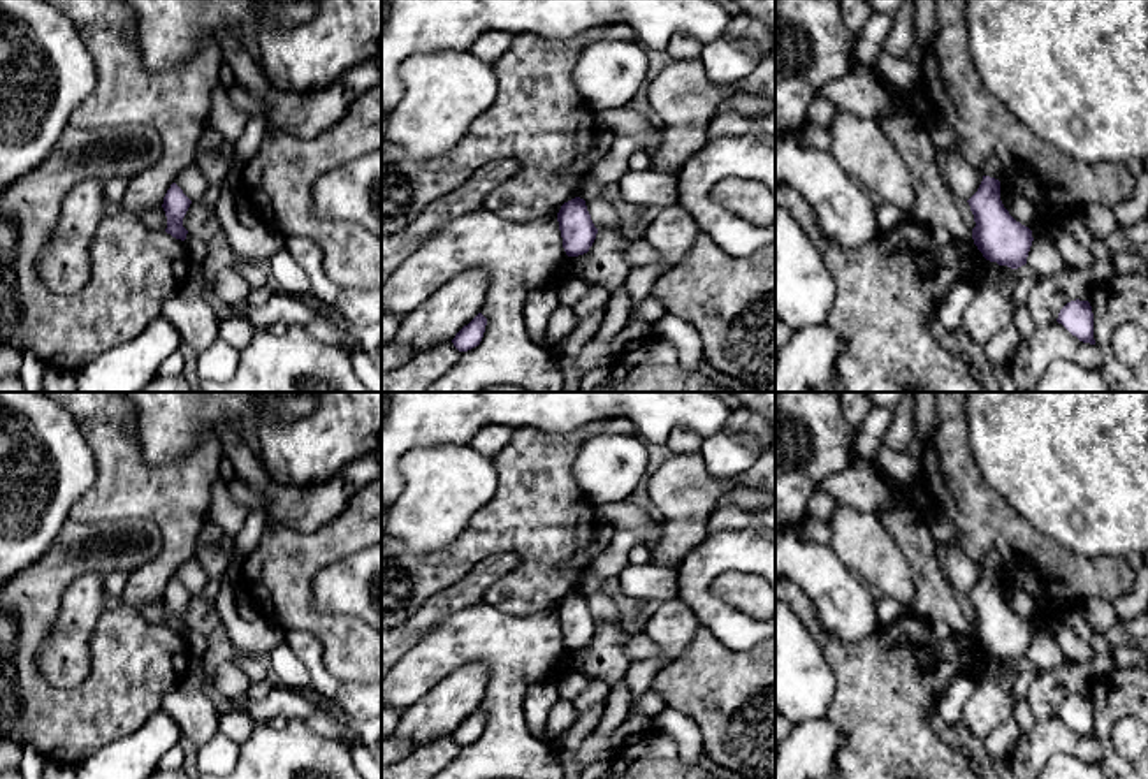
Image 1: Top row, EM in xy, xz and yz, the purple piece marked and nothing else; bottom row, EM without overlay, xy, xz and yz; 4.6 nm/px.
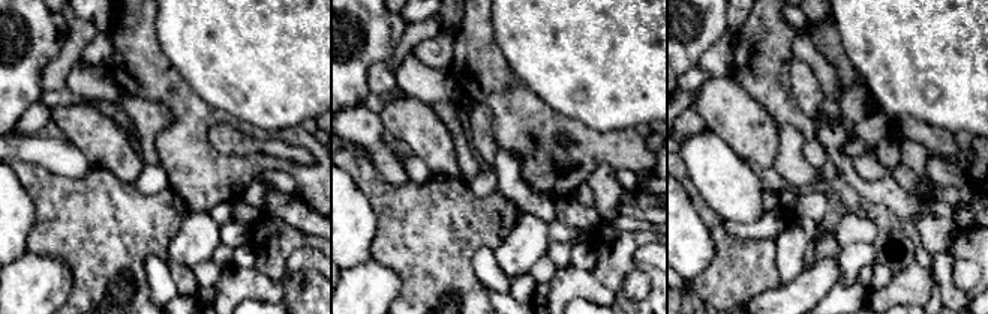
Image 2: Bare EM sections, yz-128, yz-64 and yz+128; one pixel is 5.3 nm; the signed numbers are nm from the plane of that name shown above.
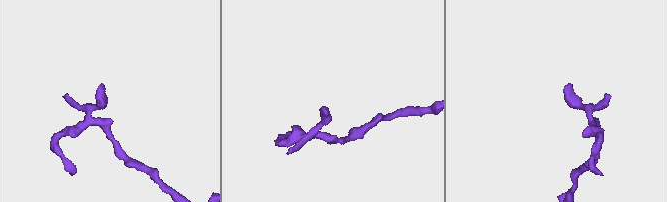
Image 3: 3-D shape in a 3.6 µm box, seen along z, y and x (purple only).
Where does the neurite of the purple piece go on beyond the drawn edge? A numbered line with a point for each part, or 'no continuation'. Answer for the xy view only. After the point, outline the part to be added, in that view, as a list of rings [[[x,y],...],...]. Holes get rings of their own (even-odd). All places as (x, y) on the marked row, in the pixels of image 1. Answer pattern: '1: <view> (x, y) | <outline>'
no continuation

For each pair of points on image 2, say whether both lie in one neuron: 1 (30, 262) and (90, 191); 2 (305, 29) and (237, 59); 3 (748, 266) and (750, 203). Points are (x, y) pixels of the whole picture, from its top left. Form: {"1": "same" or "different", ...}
{"1": "different", "2": "same", "3": "different"}

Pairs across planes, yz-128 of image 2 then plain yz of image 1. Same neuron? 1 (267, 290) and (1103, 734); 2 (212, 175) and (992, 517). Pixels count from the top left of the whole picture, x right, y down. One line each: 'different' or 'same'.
1: different
2: same

